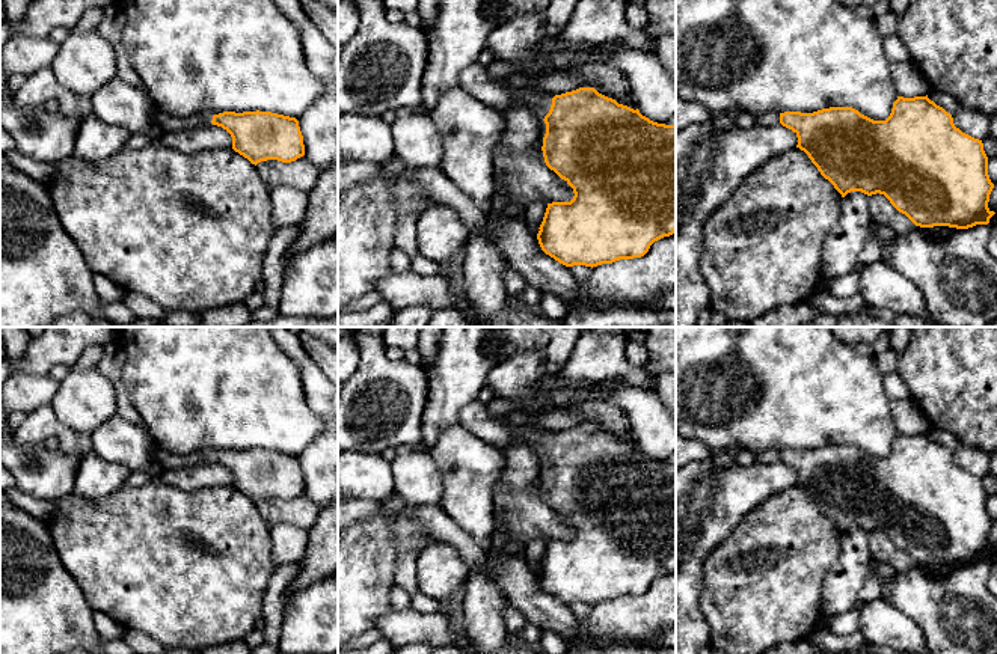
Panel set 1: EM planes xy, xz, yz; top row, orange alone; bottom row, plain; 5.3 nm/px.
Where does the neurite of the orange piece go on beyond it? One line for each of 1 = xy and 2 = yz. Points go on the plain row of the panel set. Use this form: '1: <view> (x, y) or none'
1: xy (165, 460)
2: none

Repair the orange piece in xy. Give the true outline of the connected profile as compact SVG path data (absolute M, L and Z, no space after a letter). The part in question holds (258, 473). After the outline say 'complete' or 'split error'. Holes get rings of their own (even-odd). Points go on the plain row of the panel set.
M155 448L154 460L163 470L222 464L232 475L232 487L255 503L267 497L291 500L305 493L299 458L271 449L202 449L173 455Z; split error

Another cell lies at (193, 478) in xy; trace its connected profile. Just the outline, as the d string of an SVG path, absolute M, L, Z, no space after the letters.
M217 463L163 470L160 481L184 491L232 487L231 472Z

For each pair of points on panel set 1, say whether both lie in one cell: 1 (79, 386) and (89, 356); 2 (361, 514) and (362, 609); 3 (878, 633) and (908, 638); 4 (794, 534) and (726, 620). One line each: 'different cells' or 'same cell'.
1: different cells
2: different cells
3: same cell
4: same cell

